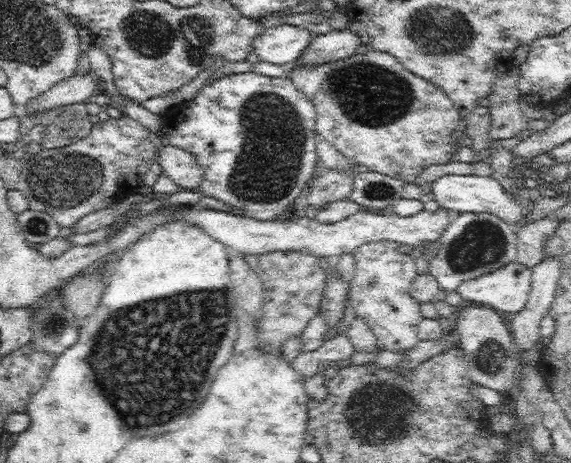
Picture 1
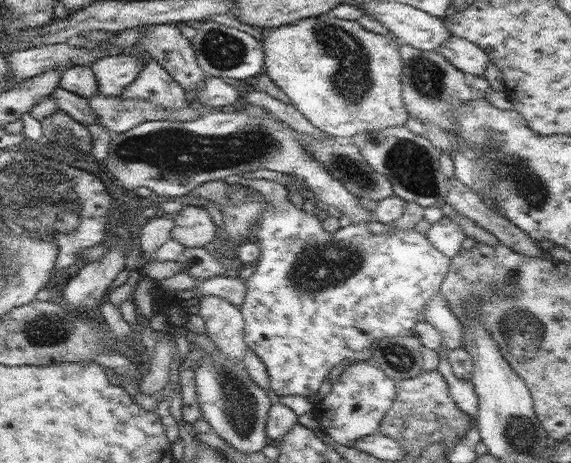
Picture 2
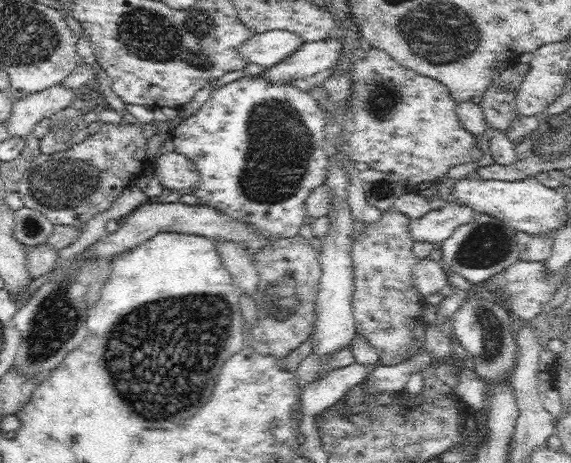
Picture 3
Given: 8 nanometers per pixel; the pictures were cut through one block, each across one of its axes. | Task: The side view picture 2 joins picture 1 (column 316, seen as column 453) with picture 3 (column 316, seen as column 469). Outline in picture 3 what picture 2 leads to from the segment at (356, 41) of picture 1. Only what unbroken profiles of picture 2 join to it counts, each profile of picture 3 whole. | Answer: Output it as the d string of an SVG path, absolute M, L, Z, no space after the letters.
M342 38L306 41L292 54L261 74L270 83L292 84L304 76L315 75L338 66L344 52Z

